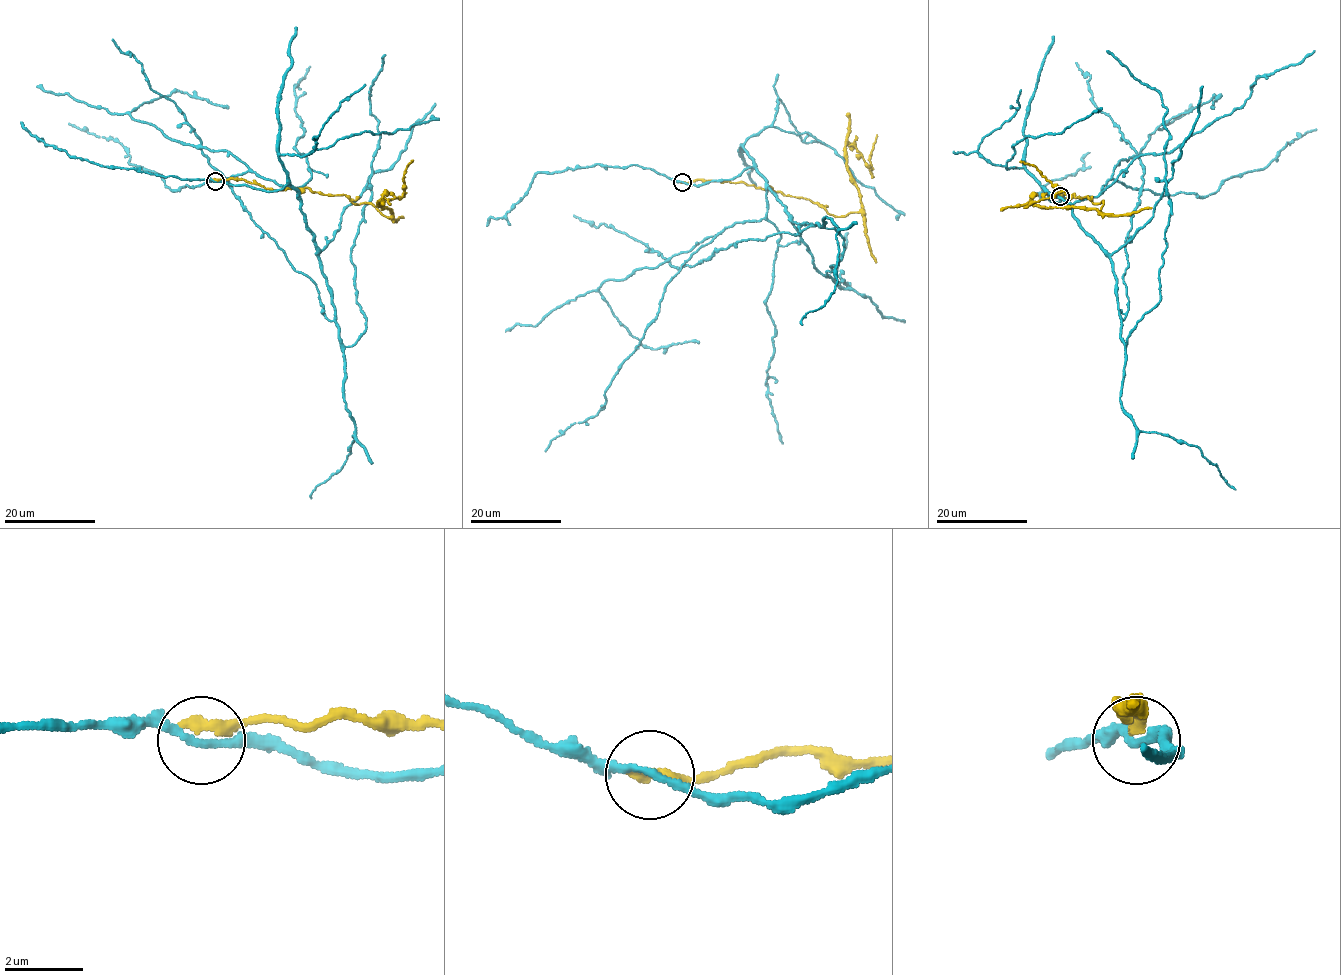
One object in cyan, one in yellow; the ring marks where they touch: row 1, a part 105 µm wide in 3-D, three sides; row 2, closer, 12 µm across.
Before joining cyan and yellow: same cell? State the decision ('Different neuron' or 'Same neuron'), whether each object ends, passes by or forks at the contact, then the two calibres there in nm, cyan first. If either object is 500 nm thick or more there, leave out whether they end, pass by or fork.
Different neuron. At the ring cyan passes by. At the ring yellow ends. Thickness 180 nm (cyan) against 260 nm

